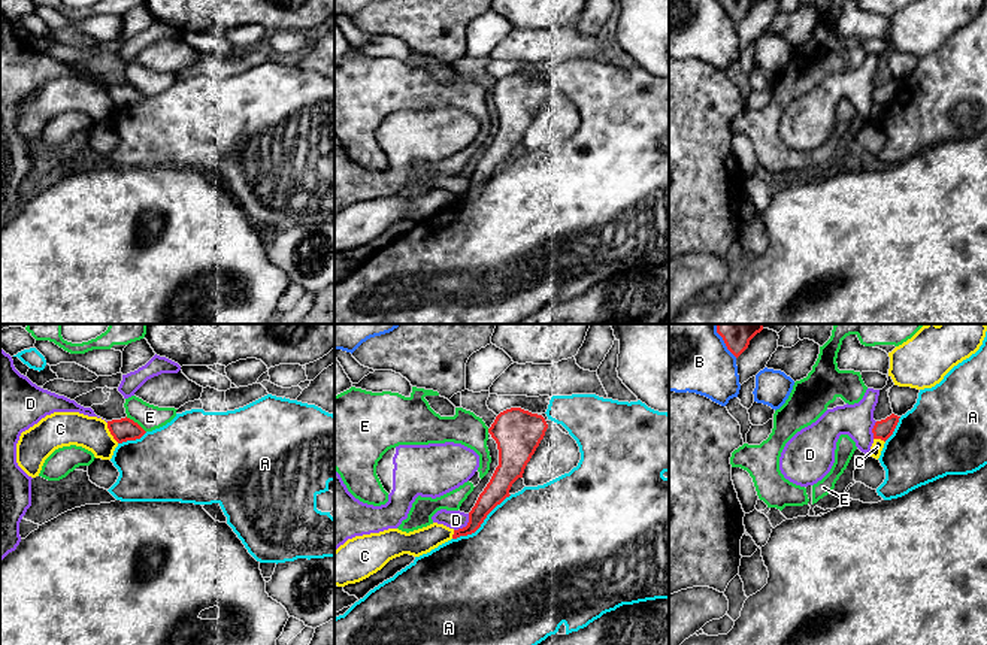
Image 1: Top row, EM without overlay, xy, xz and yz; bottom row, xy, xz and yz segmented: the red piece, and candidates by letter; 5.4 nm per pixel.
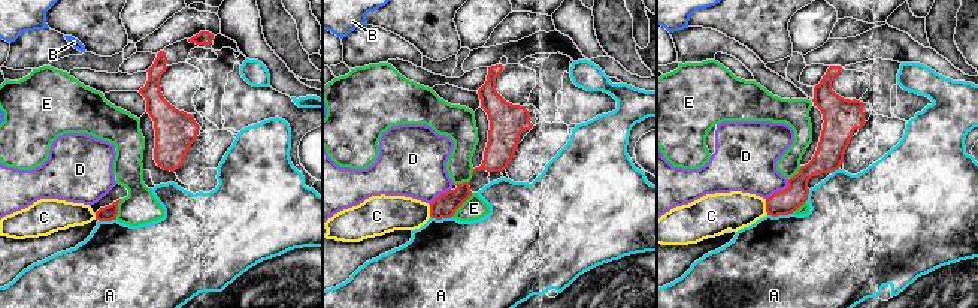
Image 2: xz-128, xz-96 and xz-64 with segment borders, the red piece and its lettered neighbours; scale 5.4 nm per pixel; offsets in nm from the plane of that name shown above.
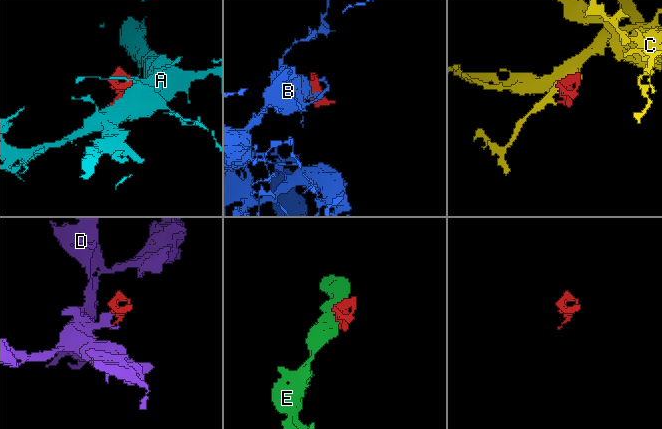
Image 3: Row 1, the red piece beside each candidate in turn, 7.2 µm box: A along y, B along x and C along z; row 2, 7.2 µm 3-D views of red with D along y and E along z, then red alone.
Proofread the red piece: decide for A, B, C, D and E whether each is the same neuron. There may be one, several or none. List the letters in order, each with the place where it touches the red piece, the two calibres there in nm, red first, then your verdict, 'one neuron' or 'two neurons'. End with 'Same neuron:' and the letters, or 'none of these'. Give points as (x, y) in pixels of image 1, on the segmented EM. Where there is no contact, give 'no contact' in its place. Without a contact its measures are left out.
A: xz (483, 521) | 120/500 nm | two neurons
B: yz (723, 339) | 220/460 nm | two neurons
C: xy (111, 433) | 120/190 nm | two neurons
D: xz (466, 526) | 120/100 nm | two neurons
E: xy (136, 423) | 120/140 nm | two neurons
Same neuron: none of these

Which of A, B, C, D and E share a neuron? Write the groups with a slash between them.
A / B / C / D / E

